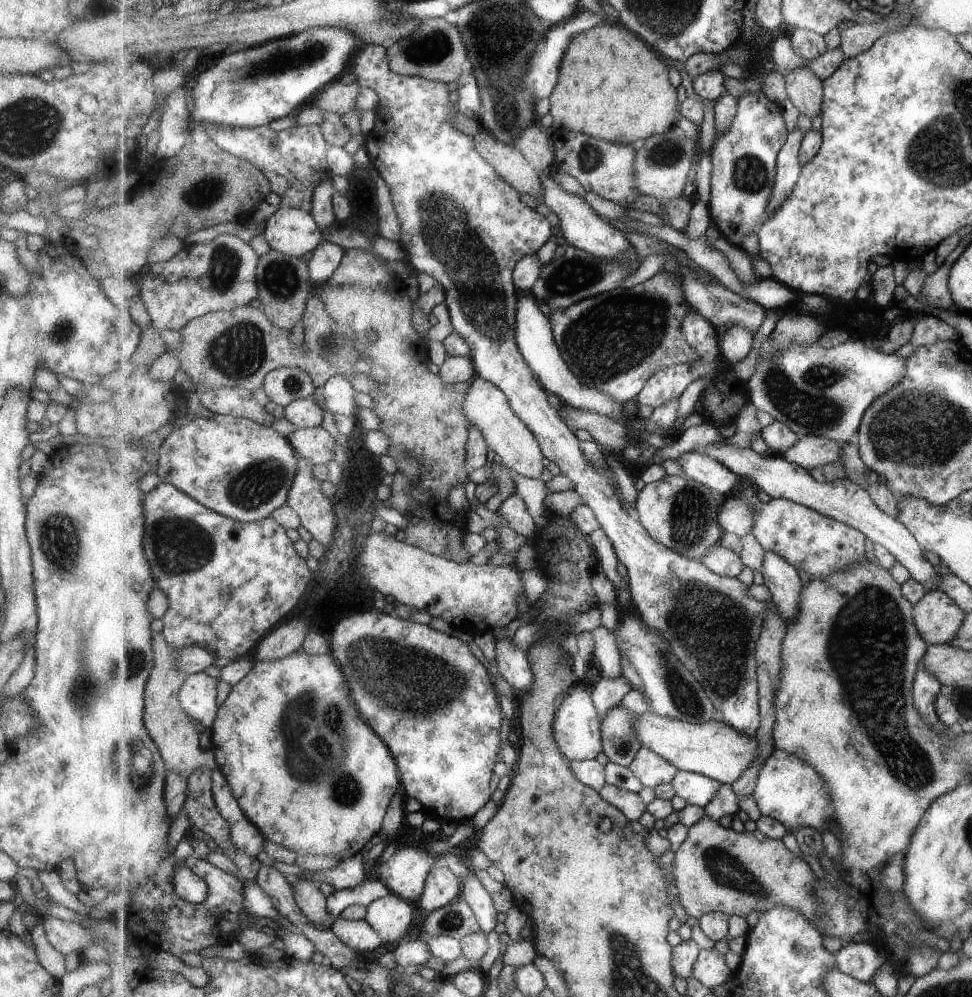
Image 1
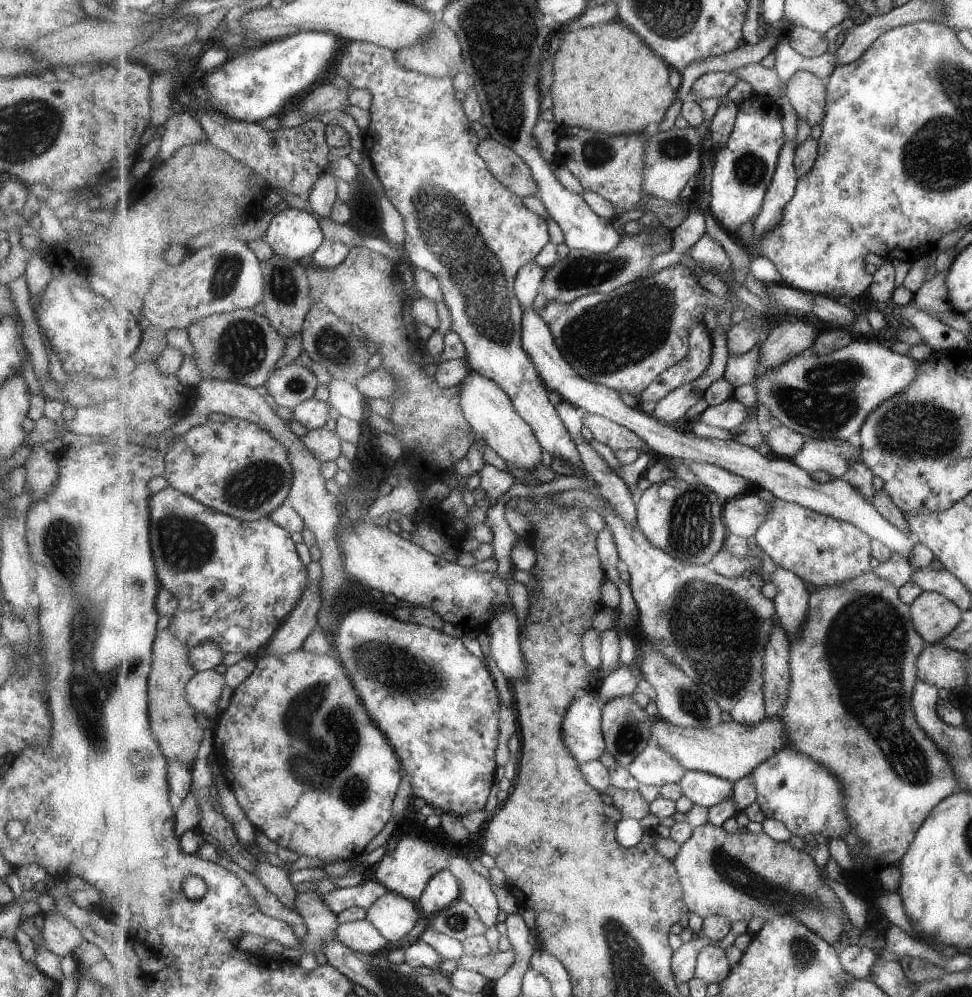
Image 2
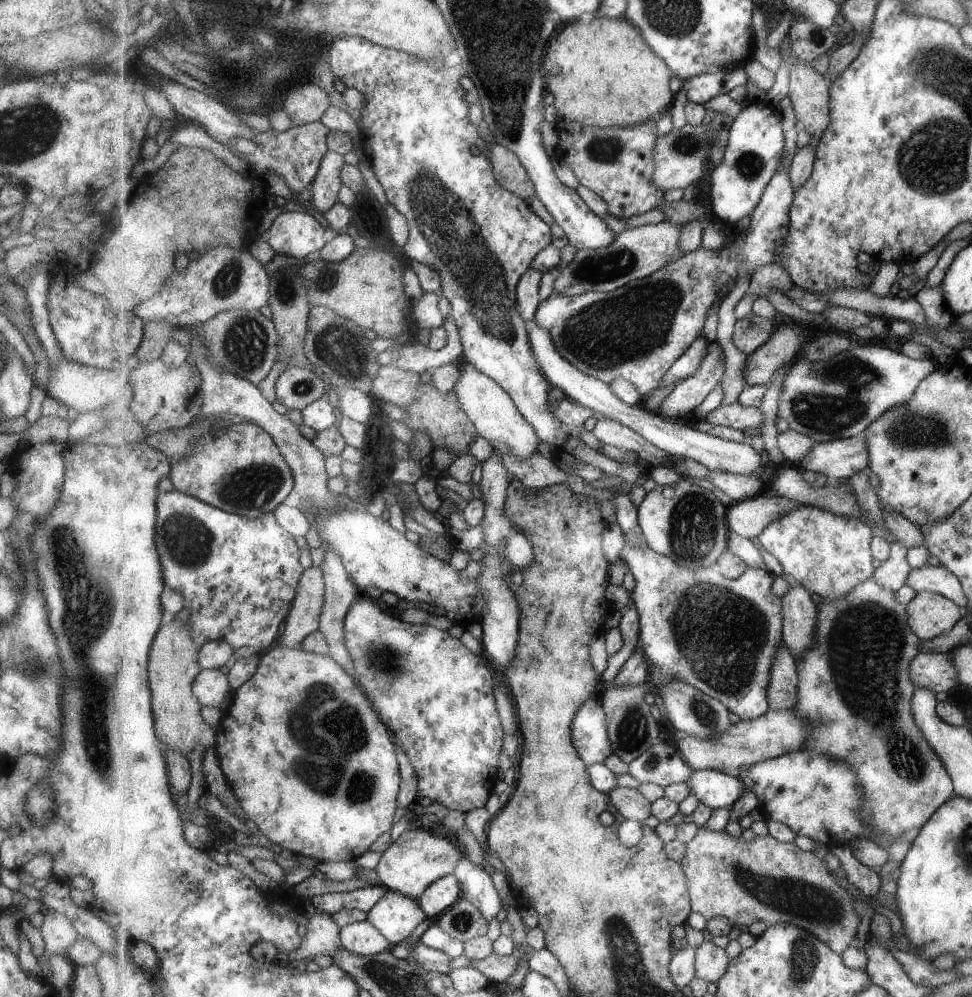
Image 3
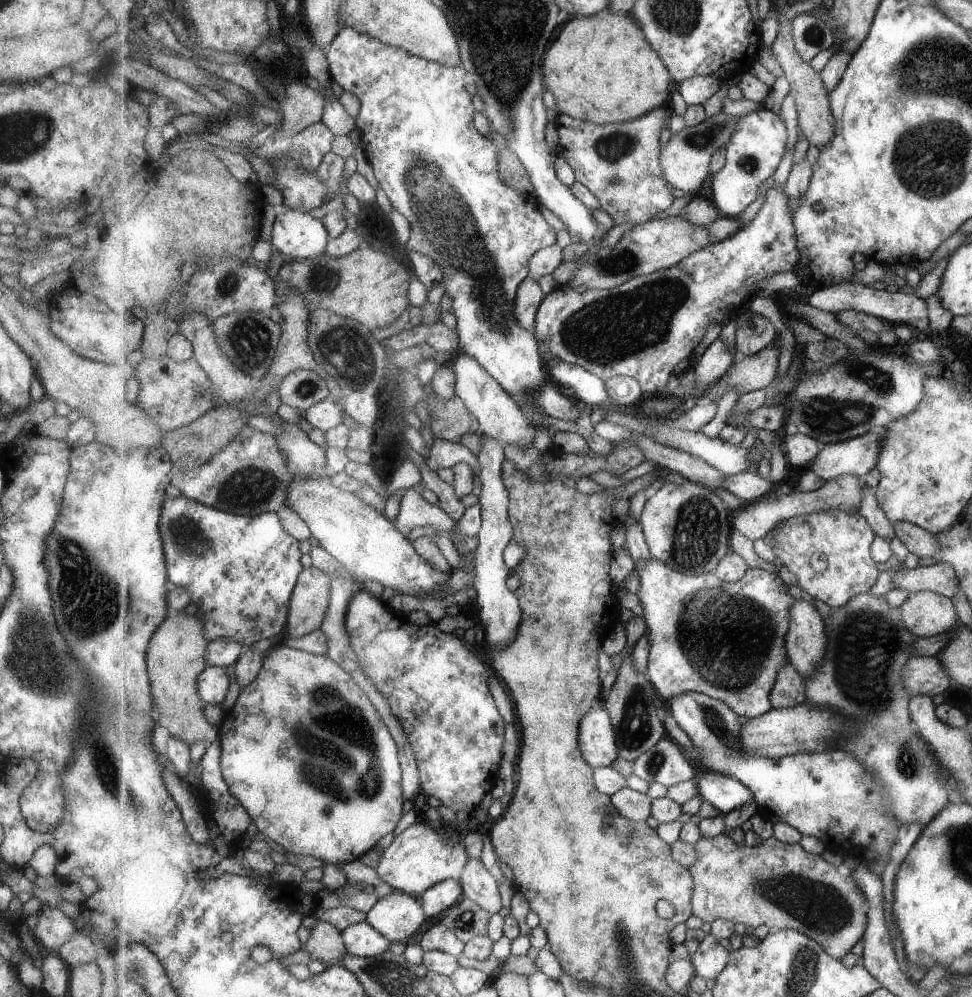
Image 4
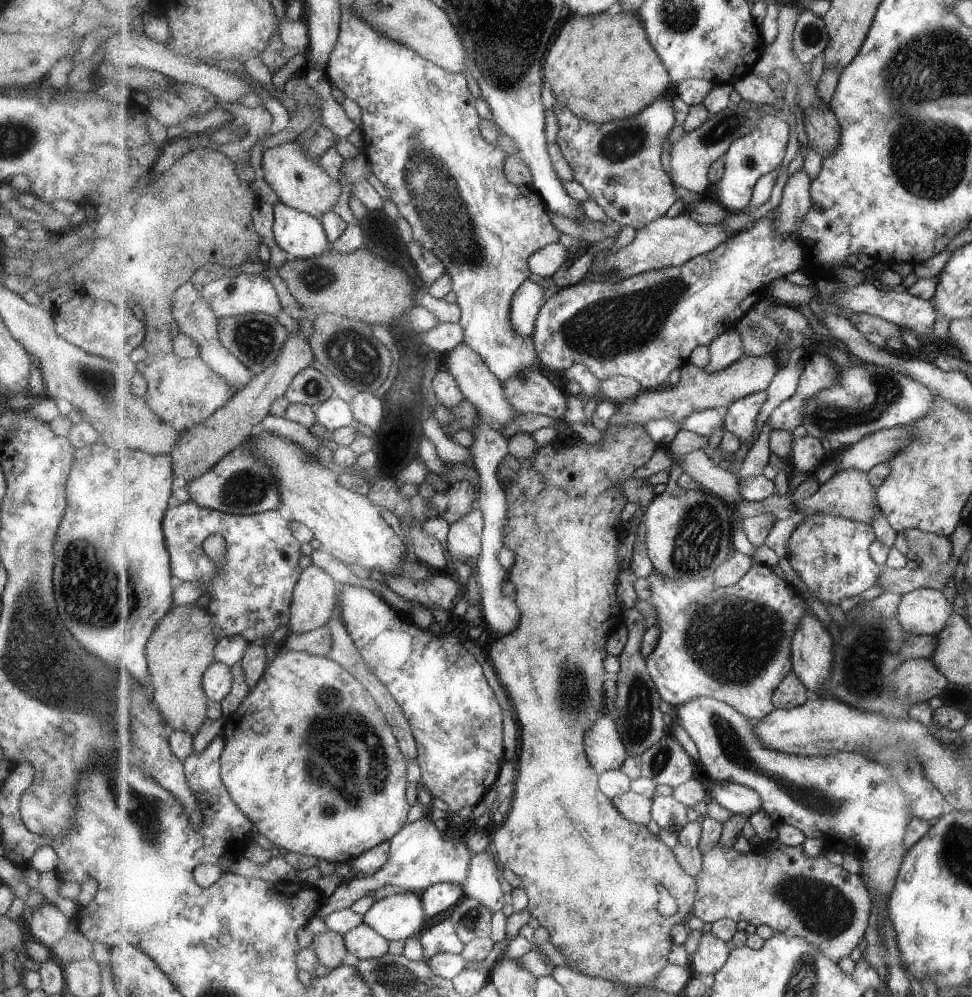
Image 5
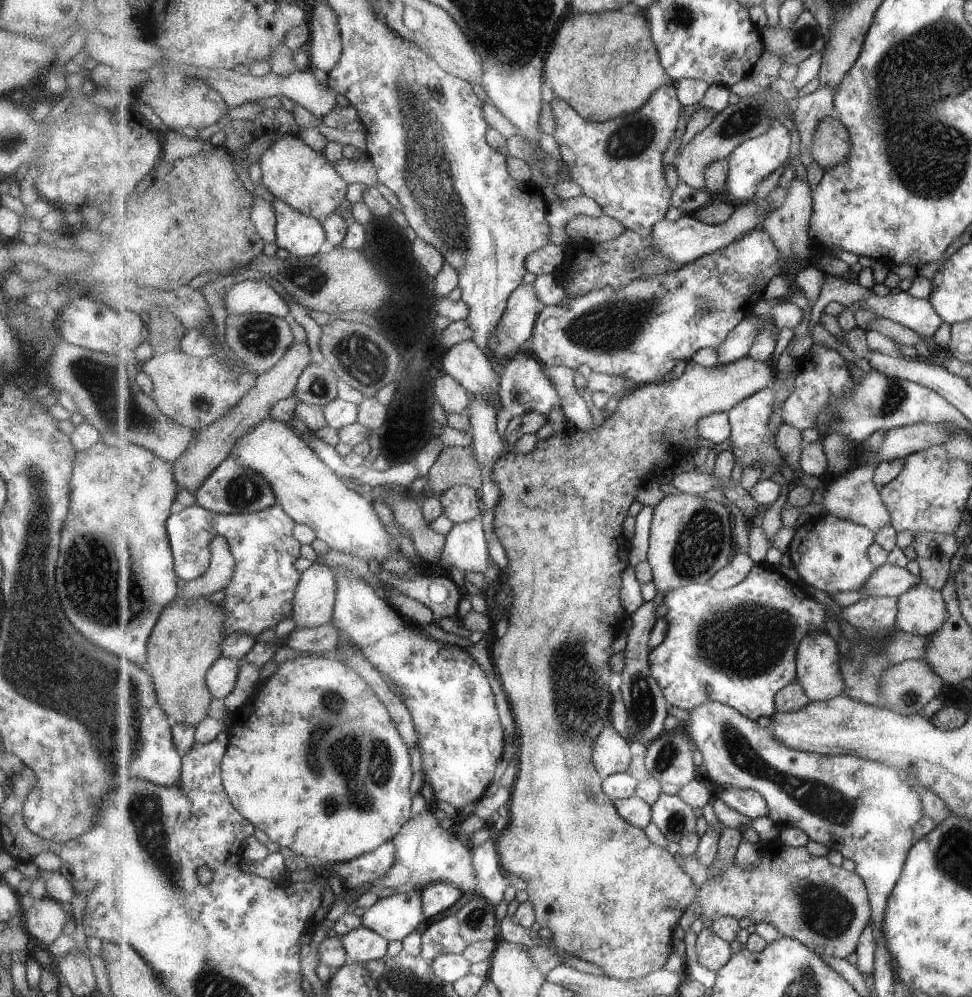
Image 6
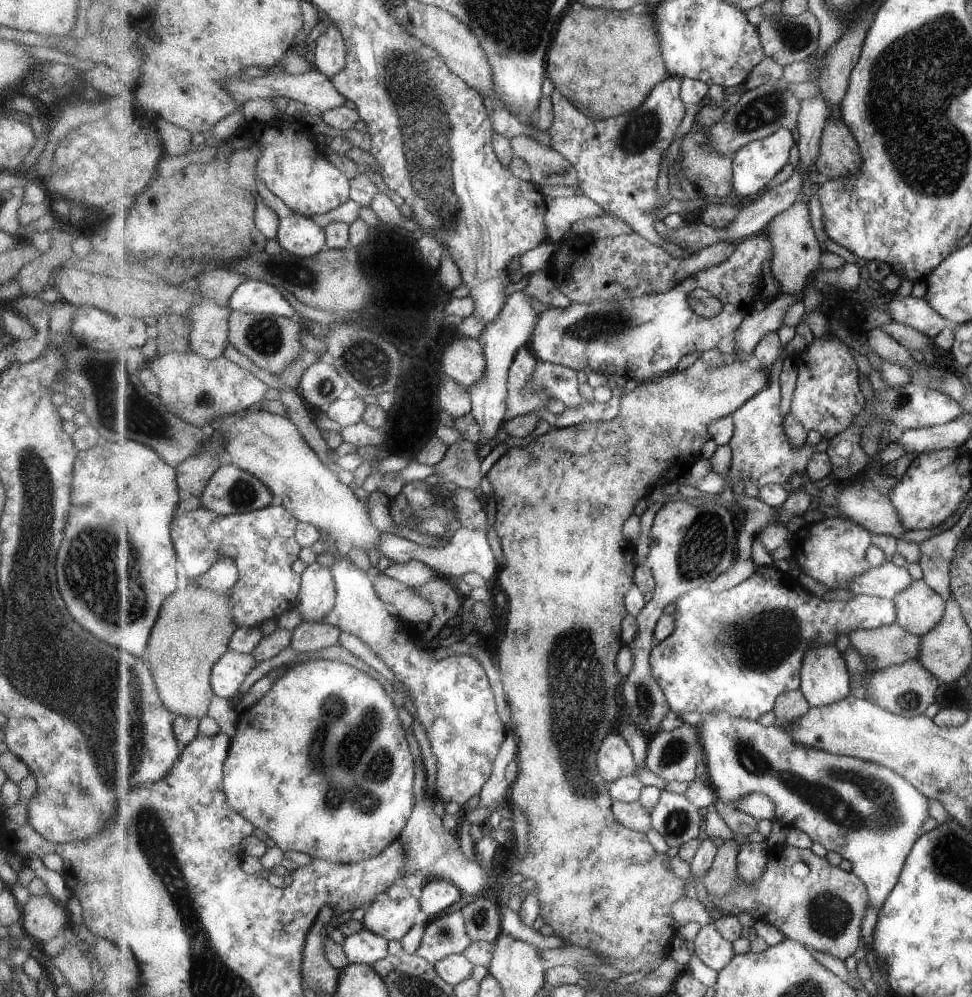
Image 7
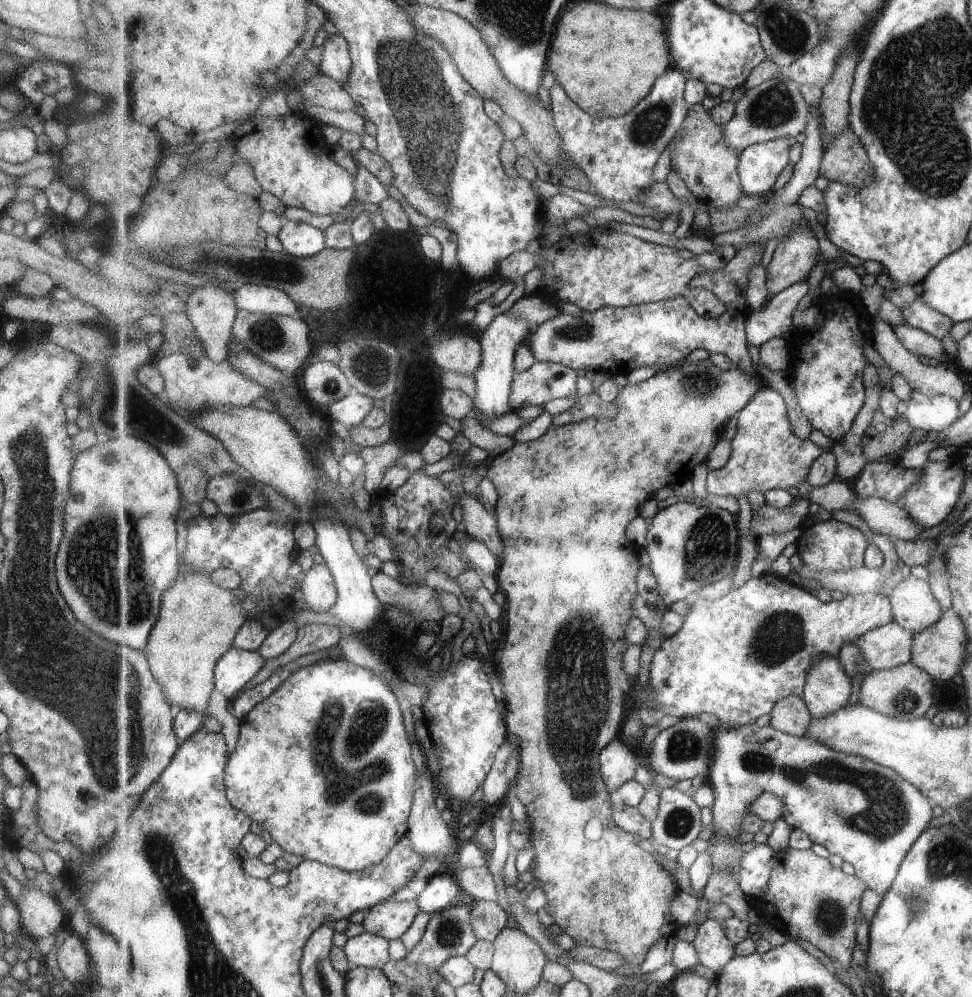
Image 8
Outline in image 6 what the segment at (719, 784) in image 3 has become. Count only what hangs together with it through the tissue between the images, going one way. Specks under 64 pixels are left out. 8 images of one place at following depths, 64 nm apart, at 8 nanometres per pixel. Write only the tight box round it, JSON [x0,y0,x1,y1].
[717,789,771,820]

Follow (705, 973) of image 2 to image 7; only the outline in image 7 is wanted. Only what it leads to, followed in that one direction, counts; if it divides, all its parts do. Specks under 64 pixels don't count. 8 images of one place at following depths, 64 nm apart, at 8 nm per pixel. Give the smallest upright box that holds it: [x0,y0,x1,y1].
[693,922,736,971]

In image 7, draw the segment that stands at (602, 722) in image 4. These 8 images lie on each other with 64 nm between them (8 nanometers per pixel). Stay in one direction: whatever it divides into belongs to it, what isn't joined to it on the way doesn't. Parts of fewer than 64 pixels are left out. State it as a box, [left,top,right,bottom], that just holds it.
[597,731,637,784]

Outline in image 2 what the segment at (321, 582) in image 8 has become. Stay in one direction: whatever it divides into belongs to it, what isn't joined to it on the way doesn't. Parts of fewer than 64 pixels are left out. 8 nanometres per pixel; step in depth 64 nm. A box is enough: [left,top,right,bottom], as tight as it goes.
[266,562,321,654]

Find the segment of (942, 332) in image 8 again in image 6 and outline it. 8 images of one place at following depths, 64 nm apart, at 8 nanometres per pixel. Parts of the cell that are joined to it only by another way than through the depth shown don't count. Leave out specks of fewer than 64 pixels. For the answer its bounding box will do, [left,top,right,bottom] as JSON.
[860,290,943,336]

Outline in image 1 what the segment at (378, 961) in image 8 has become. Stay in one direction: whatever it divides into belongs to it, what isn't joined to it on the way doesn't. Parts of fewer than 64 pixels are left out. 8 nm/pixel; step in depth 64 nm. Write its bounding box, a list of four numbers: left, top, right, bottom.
[330,917,385,952]

